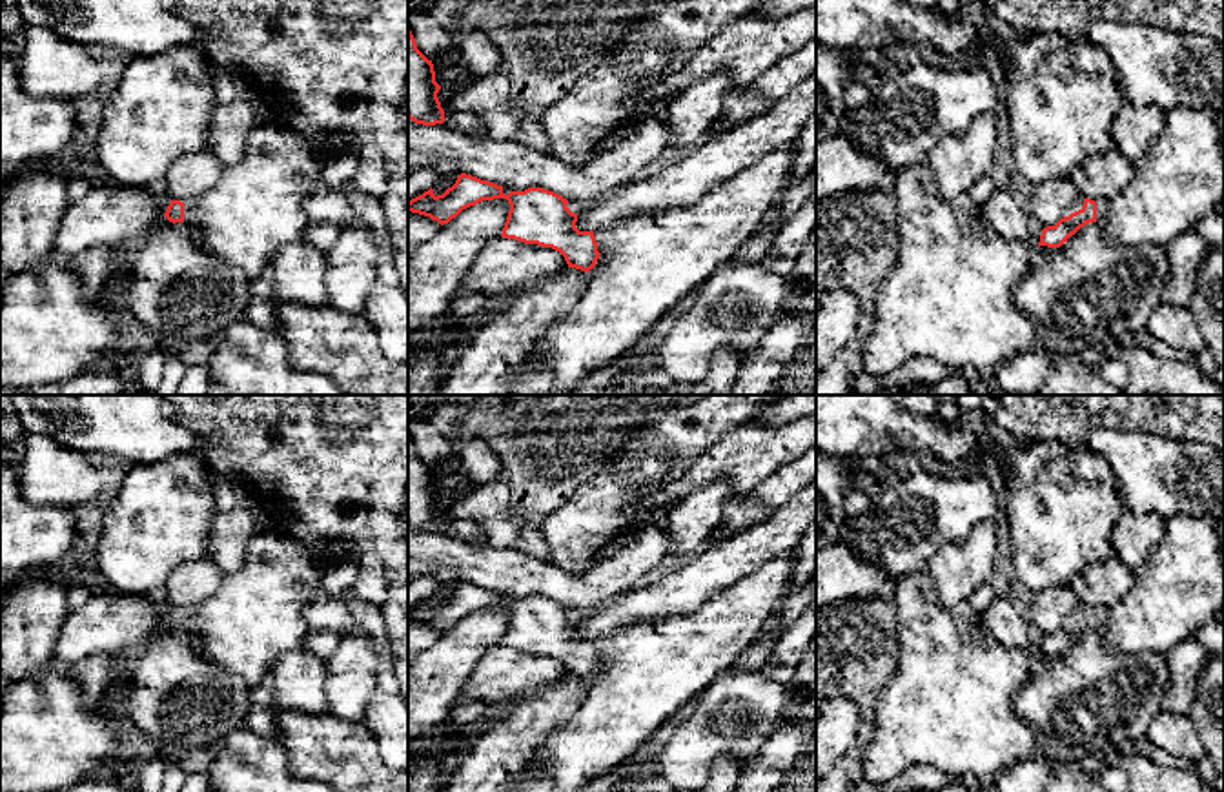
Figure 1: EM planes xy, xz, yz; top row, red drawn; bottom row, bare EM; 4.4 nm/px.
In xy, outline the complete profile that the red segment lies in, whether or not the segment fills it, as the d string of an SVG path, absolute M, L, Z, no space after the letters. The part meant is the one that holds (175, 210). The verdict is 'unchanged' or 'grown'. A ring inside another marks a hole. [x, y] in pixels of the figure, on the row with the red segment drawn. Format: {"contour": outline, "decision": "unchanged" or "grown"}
{"contour": "M257 126L248 133L239 164L226 168L209 191L188 202L171 200L164 217L173 224L186 222L202 249L257 280L270 269L277 248L304 242L310 220L302 202L322 182L324 155L326 149L290 127Z", "decision": "grown"}

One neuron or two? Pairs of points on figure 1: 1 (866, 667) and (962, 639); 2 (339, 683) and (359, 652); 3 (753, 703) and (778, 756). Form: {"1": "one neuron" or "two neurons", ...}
{"1": "two neurons", "2": "one neuron", "3": "two neurons"}

